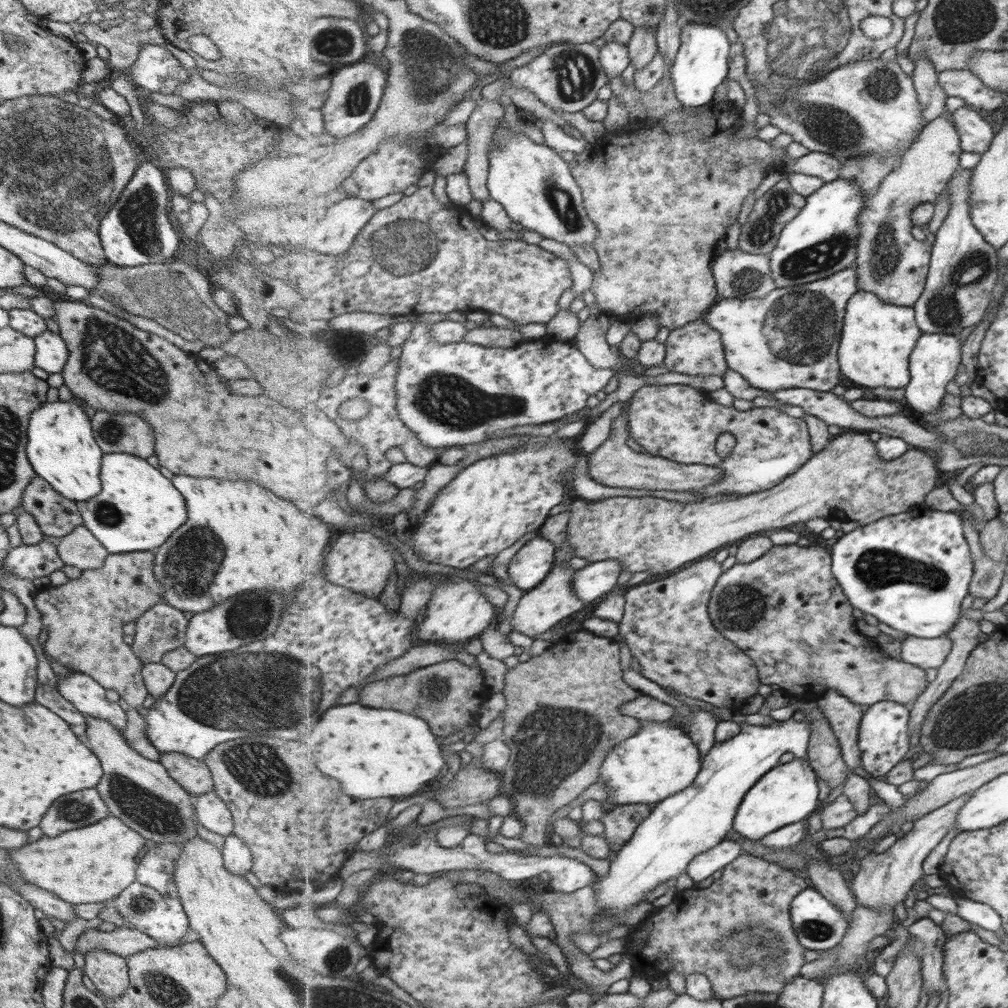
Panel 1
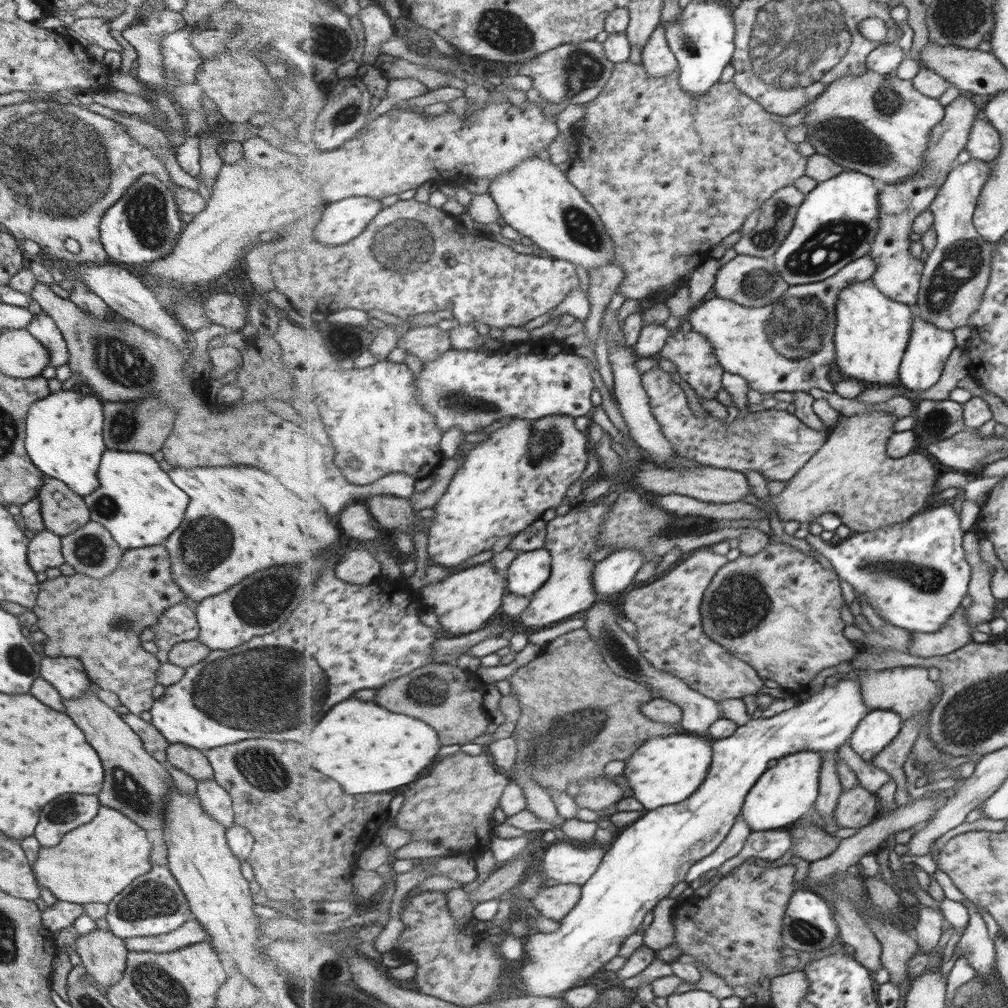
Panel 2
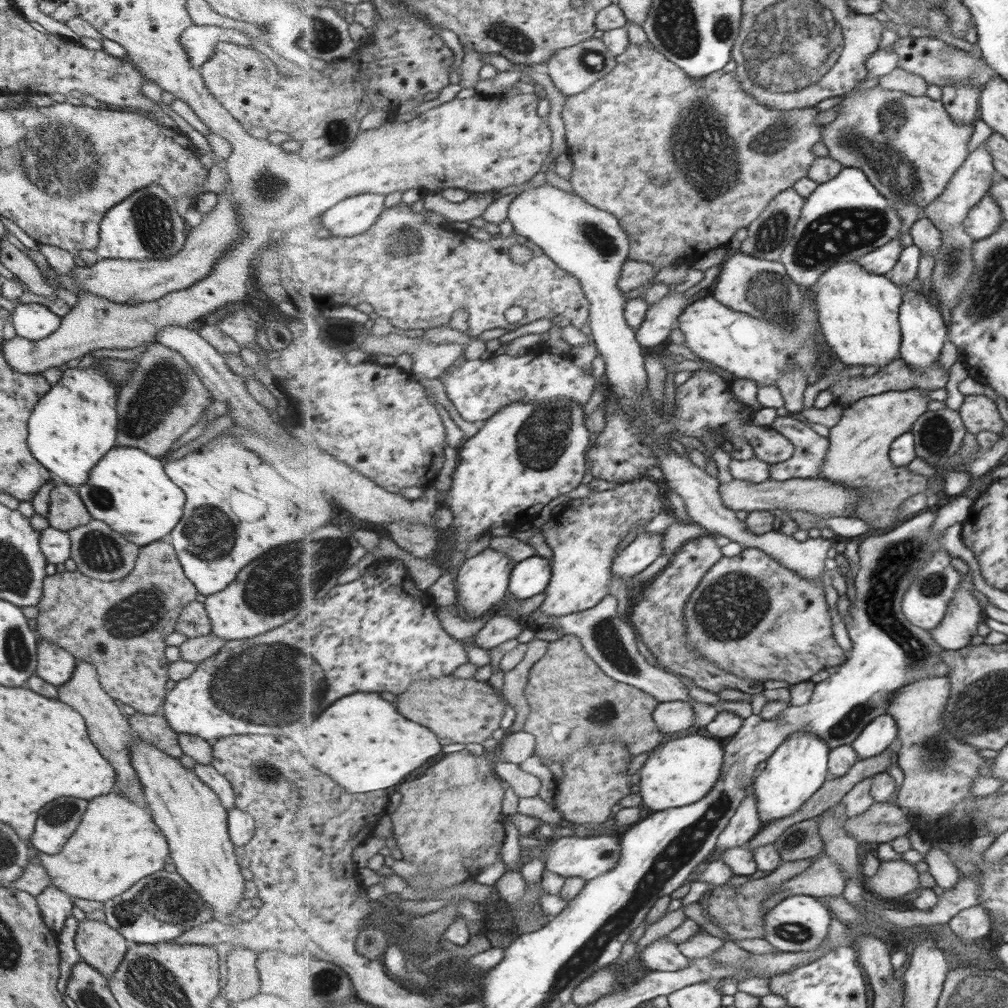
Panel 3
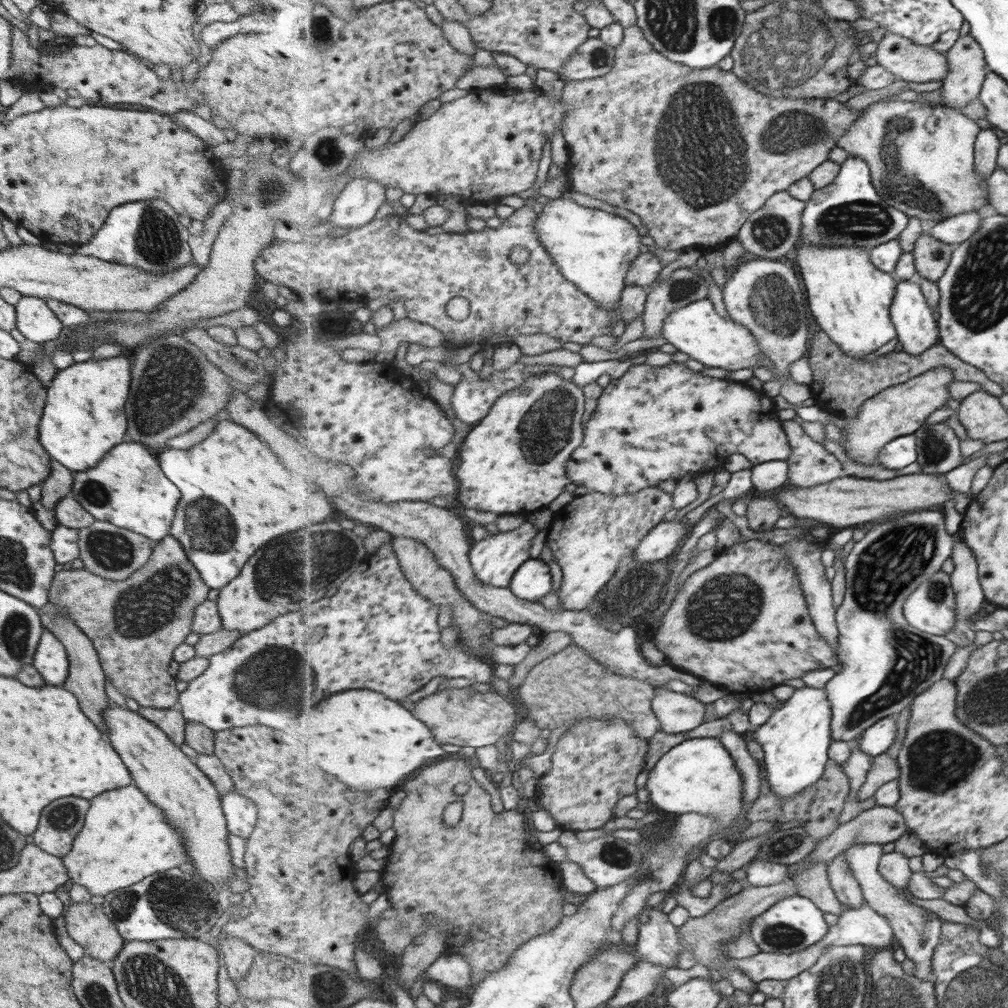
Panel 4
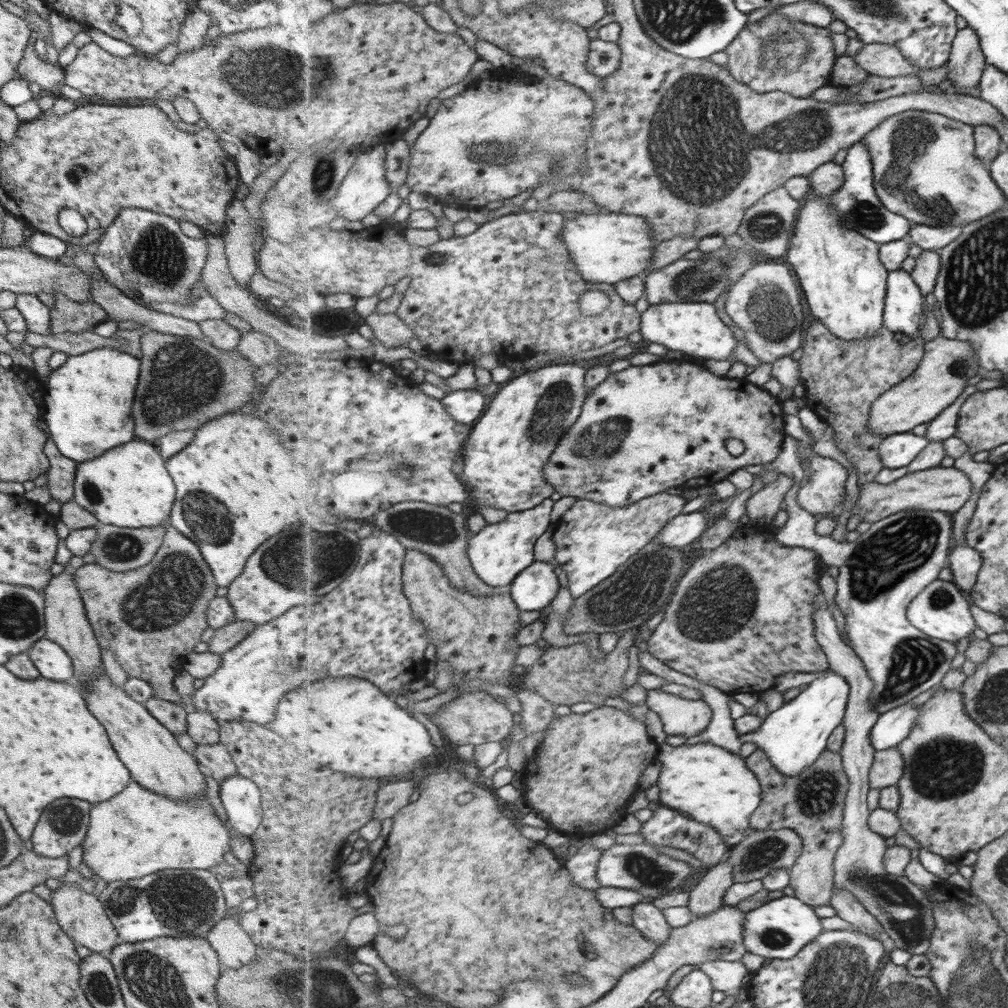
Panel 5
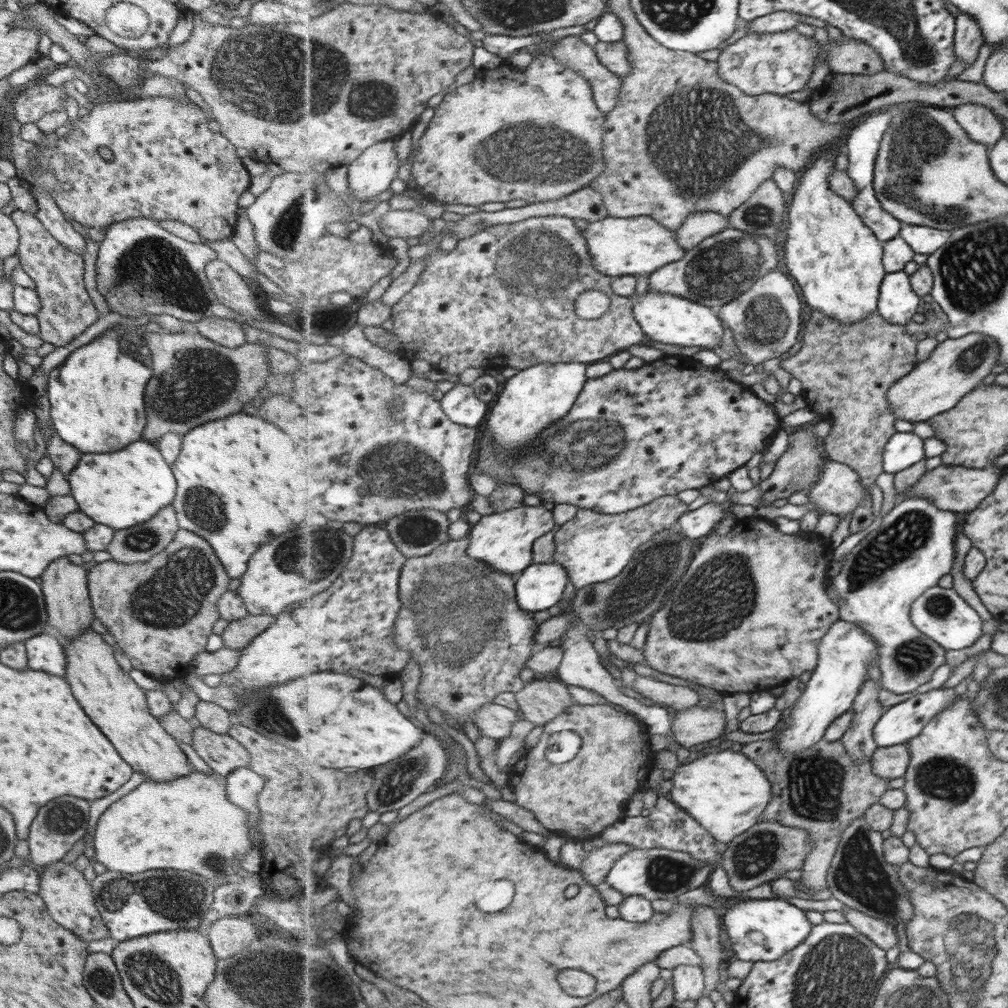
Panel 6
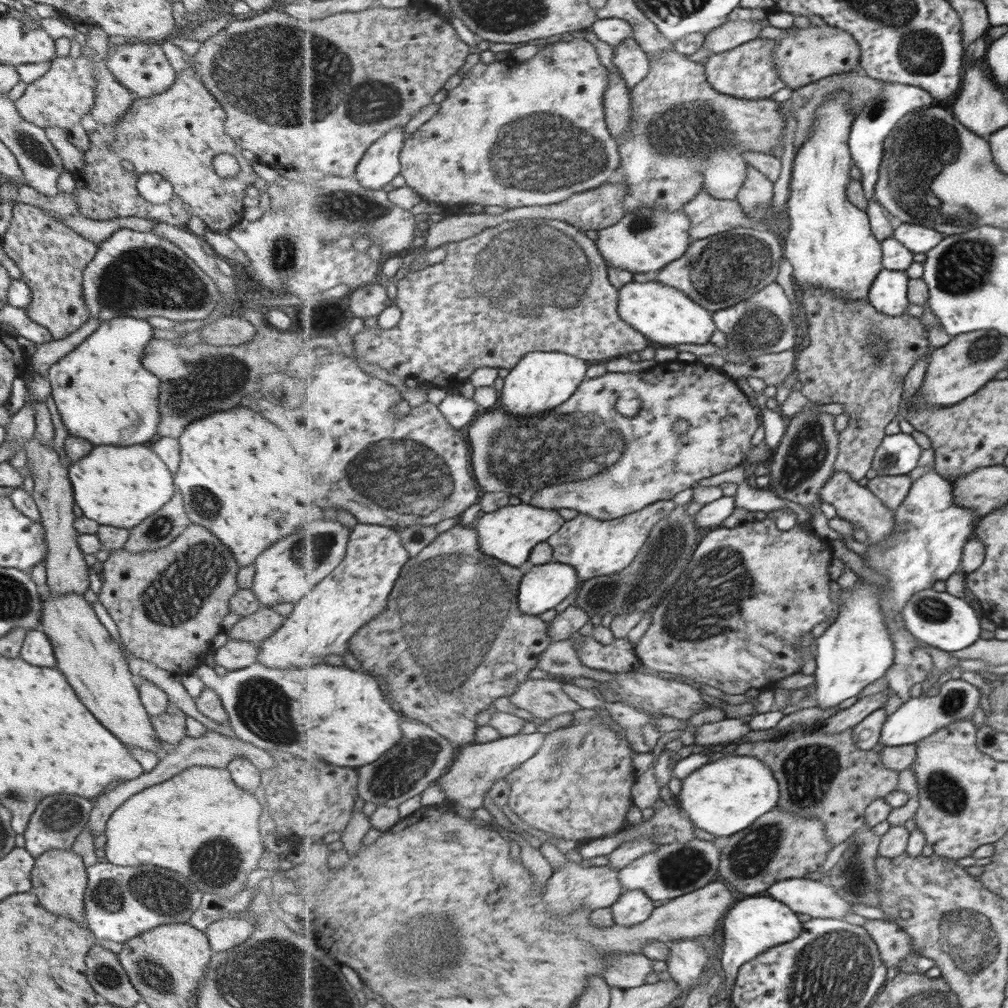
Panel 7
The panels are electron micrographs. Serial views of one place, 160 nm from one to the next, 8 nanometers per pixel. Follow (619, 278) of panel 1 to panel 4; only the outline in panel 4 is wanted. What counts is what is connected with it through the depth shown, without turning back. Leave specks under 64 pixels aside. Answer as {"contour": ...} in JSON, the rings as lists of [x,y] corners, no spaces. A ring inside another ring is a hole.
{"contour":[[[637,24],[624,29],[623,42],[616,48],[616,60],[611,72],[603,76],[584,81],[565,82],[563,100],[568,110],[563,121],[563,134],[569,154],[566,172],[571,180],[570,188],[575,192],[599,198],[612,206],[623,207],[637,214],[654,240],[653,245],[663,249],[680,252],[681,248],[697,247],[697,244],[701,244],[701,248],[704,249],[706,246],[717,248],[717,244],[721,242],[729,243],[738,236],[749,218],[759,212],[774,194],[789,190],[797,181],[809,177],[818,166],[827,162],[829,152],[862,115],[862,110],[851,110],[847,104],[839,102],[836,98],[772,97],[759,92],[732,70],[720,70],[718,66],[711,69],[696,69],[680,62],[673,62],[666,54],[655,50]]]}

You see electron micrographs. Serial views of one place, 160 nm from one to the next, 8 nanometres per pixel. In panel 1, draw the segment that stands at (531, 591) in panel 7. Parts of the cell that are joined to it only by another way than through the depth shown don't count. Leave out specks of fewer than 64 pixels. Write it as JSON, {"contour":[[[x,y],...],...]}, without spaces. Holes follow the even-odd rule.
{"contour":[[[537,535],[523,545],[509,562],[509,578],[519,589],[530,591],[550,576],[556,556],[554,542]]]}

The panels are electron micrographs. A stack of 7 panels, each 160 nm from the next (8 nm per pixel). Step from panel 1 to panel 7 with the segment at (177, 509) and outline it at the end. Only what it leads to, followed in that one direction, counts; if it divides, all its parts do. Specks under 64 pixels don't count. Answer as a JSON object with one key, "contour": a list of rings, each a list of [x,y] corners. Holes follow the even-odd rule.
{"contour":[[[95,446],[85,458],[76,460],[68,467],[68,479],[72,486],[74,503],[79,506],[82,515],[98,525],[130,529],[137,526],[143,518],[159,510],[169,496],[173,494],[171,472],[165,464],[145,446]]]}

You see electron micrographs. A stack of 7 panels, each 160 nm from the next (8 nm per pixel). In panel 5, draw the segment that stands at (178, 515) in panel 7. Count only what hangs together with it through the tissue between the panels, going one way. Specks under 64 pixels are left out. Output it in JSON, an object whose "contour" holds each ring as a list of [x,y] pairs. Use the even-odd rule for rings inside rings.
{"contour":[[[101,523],[95,530],[96,537],[89,550],[95,558],[94,562],[113,572],[125,572],[145,566],[153,558],[162,543],[166,528],[165,526],[119,528]]]}

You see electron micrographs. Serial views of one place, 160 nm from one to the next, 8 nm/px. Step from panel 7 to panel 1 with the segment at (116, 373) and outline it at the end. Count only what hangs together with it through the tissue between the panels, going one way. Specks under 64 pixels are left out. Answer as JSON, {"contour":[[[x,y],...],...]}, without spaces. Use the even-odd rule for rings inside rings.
{"contour":[[[59,399],[54,402],[45,401],[29,413],[25,446],[25,454],[29,464],[35,474],[47,481],[56,493],[75,503],[89,500],[100,491],[98,472],[100,471],[102,453],[91,434],[90,418],[81,409],[78,402],[64,402]]]}

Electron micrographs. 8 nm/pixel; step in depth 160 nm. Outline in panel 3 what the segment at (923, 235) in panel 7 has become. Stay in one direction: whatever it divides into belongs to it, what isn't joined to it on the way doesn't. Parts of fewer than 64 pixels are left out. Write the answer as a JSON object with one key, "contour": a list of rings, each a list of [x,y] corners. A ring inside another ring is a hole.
{"contour":[[[985,194],[967,211],[964,227],[972,240],[976,241],[997,232],[999,222],[1001,222],[1001,207],[995,199]]]}

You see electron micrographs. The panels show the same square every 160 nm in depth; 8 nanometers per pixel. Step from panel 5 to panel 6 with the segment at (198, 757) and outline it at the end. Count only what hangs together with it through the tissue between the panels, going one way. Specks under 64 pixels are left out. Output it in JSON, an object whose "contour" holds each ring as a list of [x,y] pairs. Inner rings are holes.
{"contour":[[[195,725],[191,731],[190,746],[221,778],[233,769],[249,766],[250,754],[247,754],[247,749],[227,733],[217,734]]]}

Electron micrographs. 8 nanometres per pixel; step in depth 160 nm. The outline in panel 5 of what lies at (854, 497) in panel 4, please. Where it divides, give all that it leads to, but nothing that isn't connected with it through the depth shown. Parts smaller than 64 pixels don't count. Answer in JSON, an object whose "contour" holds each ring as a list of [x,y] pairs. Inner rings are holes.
{"contour":[[[955,466],[935,467],[907,473],[887,484],[873,481],[861,485],[859,497],[851,510],[851,515],[857,515],[864,522],[872,524],[902,510],[921,509],[954,514],[961,510],[967,501],[972,500],[973,495],[973,487],[965,472]]]}

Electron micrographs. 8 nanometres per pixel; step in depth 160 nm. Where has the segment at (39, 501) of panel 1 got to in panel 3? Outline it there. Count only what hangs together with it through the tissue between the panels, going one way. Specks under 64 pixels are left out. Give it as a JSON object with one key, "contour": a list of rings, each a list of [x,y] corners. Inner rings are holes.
{"contour":[[[58,483],[50,492],[47,516],[49,527],[63,532],[87,524],[92,518],[75,487]]]}

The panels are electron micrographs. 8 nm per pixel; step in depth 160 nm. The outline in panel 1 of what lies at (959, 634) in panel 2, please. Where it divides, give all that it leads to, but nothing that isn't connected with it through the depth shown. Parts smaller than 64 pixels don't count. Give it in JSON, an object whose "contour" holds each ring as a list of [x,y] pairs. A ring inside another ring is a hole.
{"contour":[[[946,635],[937,638],[907,636],[902,641],[901,660],[927,668],[938,669],[952,653],[954,642]]]}

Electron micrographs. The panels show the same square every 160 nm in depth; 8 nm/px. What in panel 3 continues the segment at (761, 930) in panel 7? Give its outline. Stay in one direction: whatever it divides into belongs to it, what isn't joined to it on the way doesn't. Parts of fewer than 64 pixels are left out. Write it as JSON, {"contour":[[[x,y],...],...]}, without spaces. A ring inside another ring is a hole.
{"contour":[[[790,895],[777,903],[766,914],[767,937],[773,947],[781,952],[805,952],[815,950],[829,934],[829,926],[835,915],[822,898],[811,895]]]}

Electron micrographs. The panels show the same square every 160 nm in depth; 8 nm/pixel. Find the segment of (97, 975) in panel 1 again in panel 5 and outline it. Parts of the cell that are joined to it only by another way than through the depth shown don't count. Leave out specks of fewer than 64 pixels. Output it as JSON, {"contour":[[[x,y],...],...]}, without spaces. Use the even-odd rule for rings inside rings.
{"contour":[[[61,882],[59,887],[52,891],[49,903],[57,925],[74,943],[85,946],[92,953],[111,950],[118,944],[119,938],[105,915],[104,906],[96,896],[85,893],[76,883]]]}

